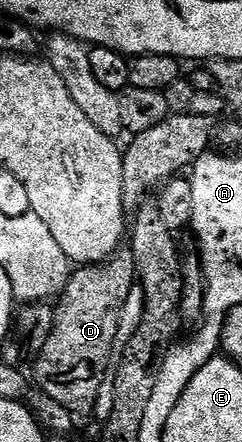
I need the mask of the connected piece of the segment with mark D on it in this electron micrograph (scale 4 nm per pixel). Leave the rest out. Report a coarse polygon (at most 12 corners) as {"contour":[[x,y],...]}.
{"contour":[[136,259],[69,275],[35,362],[45,397],[91,415]]}

